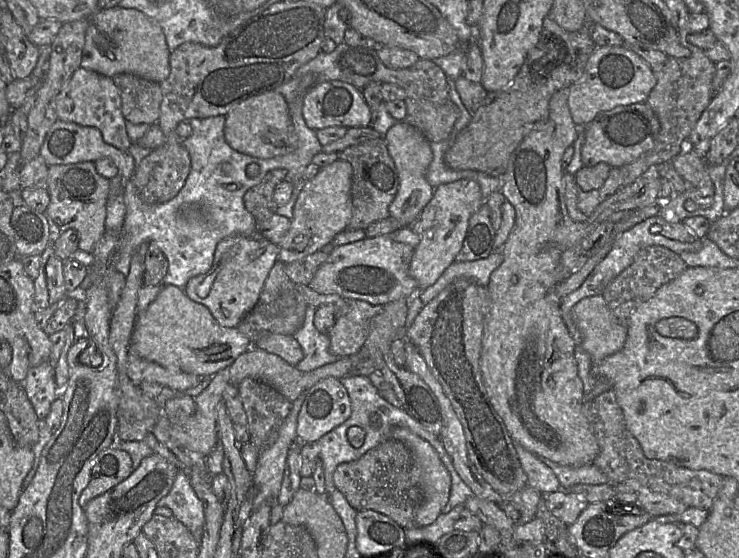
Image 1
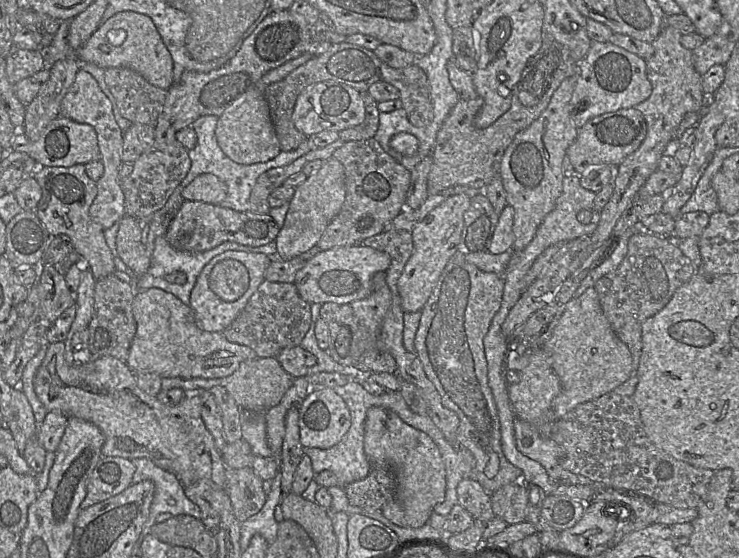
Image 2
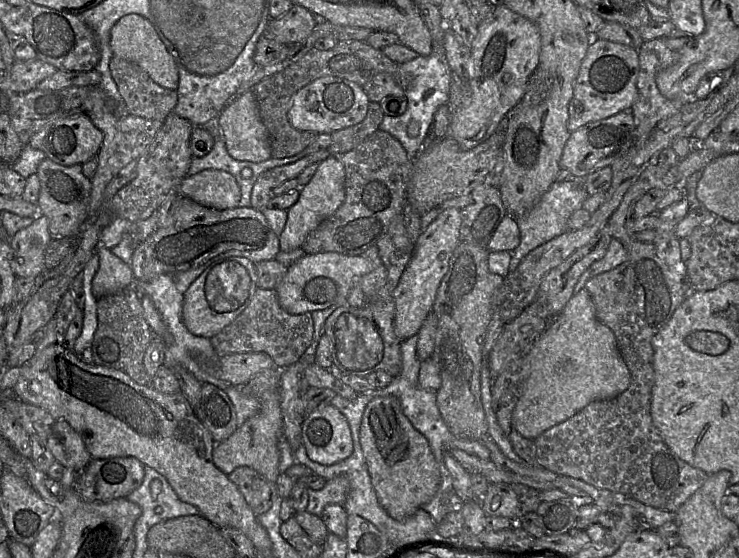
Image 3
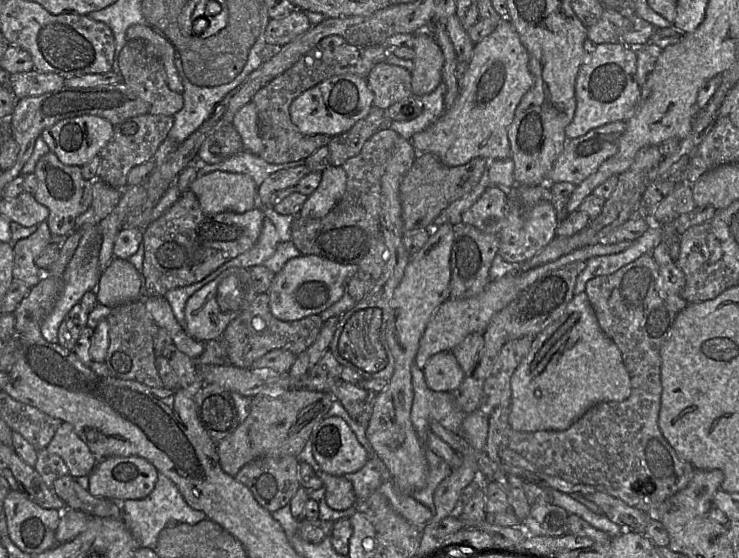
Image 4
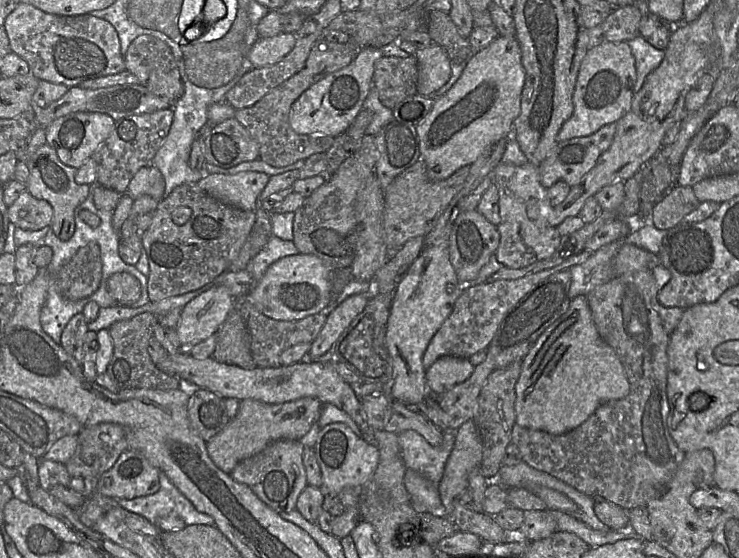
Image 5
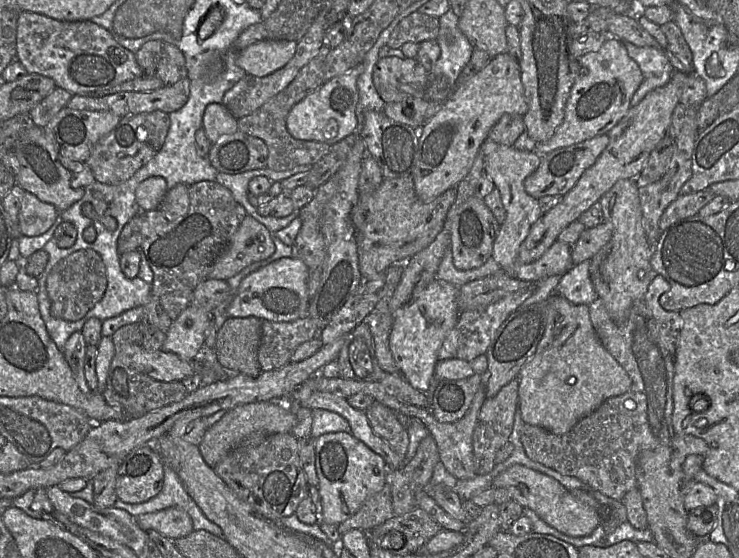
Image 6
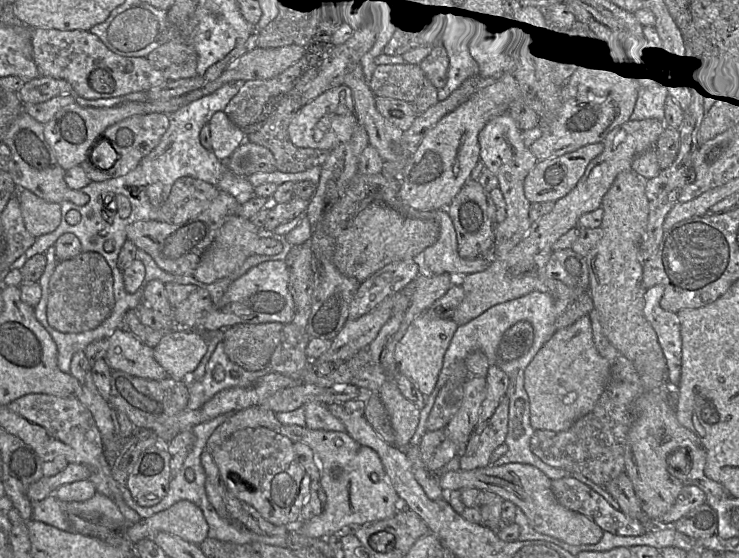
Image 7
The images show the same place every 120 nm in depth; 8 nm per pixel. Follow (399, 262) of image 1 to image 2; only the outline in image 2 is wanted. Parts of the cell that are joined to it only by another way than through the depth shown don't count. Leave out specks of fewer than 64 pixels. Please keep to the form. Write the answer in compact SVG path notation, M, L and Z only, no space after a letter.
M368 246L335 247L307 260L305 266L296 273L294 284L300 297L309 304L351 304L370 295L373 275L387 271L390 263L391 258L387 253Z

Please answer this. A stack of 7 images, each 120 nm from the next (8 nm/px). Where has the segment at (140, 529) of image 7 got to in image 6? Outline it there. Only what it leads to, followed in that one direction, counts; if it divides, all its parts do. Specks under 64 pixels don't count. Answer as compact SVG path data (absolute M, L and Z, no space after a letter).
M171 507L158 512L143 514L136 518L138 526L144 530L155 530L175 541L194 531L191 517L183 510Z

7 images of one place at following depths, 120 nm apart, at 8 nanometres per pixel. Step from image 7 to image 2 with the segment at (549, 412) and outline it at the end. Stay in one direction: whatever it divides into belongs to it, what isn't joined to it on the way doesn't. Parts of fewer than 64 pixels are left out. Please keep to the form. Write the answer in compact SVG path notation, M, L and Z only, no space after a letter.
M594 287L587 289L579 297L573 296L567 303L543 349L561 383L561 391L551 408L554 420L561 419L582 403L596 400L609 393L631 376L632 354L605 317Z

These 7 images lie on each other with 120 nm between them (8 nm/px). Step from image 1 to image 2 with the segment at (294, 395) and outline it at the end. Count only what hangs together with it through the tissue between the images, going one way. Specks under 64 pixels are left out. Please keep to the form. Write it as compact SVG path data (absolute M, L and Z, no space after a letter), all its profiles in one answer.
M261 357L245 361L232 375L217 379L220 379L220 386L227 390L236 404L242 410L250 412L266 412L278 405L294 381L276 358Z

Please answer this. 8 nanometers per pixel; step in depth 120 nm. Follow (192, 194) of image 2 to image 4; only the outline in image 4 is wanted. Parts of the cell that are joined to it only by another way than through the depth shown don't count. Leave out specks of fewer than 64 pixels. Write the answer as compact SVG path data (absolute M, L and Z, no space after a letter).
M214 171L190 185L205 213L244 213L255 208L254 180L246 174Z

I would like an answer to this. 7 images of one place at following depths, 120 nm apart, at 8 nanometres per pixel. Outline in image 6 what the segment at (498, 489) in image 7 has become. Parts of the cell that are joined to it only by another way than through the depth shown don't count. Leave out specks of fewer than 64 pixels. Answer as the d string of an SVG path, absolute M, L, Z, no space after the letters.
M515 464L494 478L492 486L507 490L512 500L533 510L545 523L571 537L590 535L601 523L596 509L580 502L556 479L521 464Z

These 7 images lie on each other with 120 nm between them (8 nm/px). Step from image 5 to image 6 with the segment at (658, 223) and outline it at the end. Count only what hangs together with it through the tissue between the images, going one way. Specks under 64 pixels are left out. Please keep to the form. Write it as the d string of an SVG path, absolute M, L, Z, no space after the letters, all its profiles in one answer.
M709 189L701 190L695 193L679 195L664 210L659 221L659 229L663 231L673 224L697 215L699 210L708 204L715 194Z

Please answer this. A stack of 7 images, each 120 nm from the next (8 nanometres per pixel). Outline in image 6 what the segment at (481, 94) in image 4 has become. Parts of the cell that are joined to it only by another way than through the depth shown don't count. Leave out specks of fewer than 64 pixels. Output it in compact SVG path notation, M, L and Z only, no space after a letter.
M510 52L491 58L481 71L461 86L458 86L442 104L440 110L419 129L421 137L409 171L413 178L417 197L424 202L429 202L448 189L457 187L469 173L481 145L500 118L504 114L519 114L523 116L527 110L528 104L524 96L519 61Z

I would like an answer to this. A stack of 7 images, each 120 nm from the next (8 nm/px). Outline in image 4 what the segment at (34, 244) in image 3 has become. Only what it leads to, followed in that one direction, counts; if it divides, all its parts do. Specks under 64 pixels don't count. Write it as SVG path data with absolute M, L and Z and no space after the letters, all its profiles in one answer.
M44 221L37 226L32 235L14 244L14 280L22 281L30 288L38 284L44 272L37 267L36 259L52 243L52 238L48 223Z

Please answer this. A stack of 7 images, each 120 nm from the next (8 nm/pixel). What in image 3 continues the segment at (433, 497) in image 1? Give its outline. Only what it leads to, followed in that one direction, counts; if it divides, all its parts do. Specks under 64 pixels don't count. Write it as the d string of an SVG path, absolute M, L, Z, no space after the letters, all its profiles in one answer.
M395 396L375 397L367 406L360 428L360 443L380 505L398 521L410 518L439 489L439 464L427 438L416 430Z

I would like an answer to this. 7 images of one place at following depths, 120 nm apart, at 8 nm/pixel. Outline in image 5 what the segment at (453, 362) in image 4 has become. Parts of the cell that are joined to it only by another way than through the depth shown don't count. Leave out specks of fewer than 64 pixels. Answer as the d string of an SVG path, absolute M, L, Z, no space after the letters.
M443 356L427 369L427 385L432 393L440 395L466 381L474 369L468 358Z

